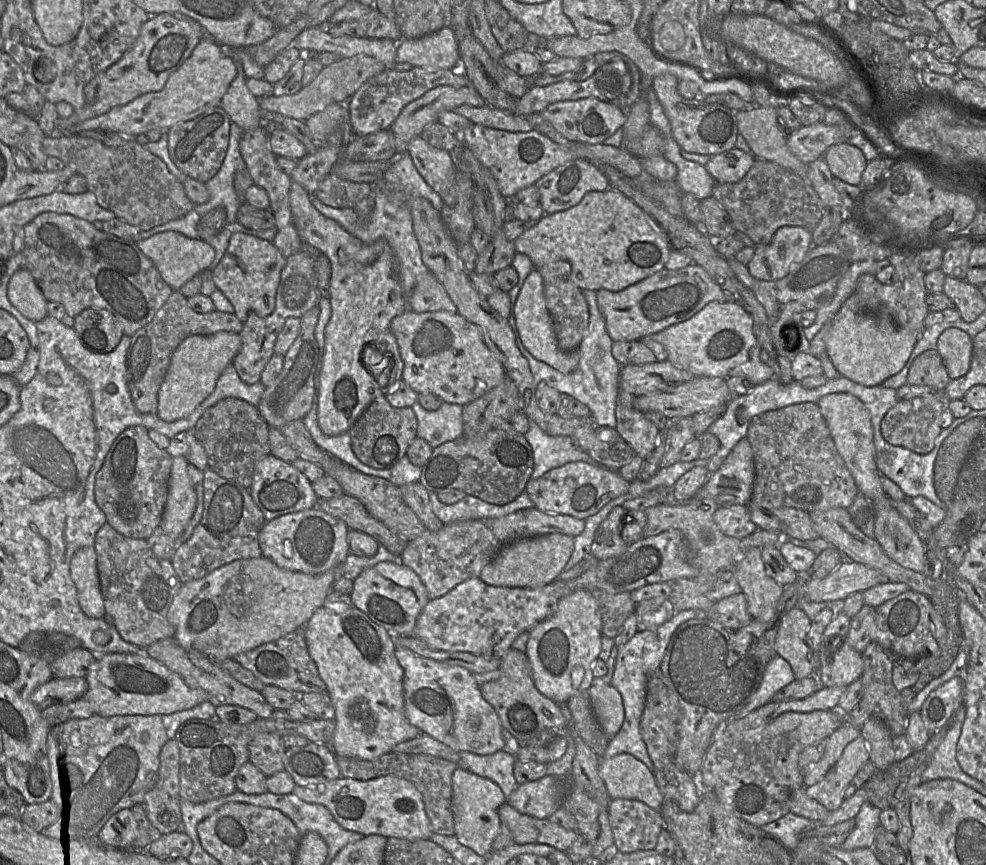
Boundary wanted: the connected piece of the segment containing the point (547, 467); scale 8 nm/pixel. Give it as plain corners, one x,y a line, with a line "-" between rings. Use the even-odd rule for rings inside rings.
529,421
530,427
524,434
533,452
533,471
531,479
537,479
546,472
570,462
583,461
600,465
588,452
578,450
570,436
550,436
535,422

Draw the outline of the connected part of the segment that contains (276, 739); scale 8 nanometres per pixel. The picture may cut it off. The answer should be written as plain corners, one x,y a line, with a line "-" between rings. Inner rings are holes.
260,733
249,744
249,761
268,777
284,770
285,751
279,735

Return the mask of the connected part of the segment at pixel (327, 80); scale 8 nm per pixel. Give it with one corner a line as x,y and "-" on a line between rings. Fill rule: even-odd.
357,55
343,58
328,67
324,67
320,74
300,92
288,96
267,96
259,99
262,111
278,113
282,116
306,121
314,114
321,112
333,103
346,103
359,88
370,78
386,70
387,67
377,59

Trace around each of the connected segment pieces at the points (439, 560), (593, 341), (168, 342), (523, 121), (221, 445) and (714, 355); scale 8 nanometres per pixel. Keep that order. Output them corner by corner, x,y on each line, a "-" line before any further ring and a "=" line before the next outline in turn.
535,507
523,508
498,518
455,521
444,524
437,531
426,529
420,536
407,542
406,549
400,555
400,563
410,567
419,576
431,600
445,595
467,579
480,577
483,567
493,560
502,547
511,542
550,533
561,533
575,537
584,528
585,520
583,519
565,514
546,513
=
584,289
582,292
589,308
589,324
578,348
580,355
578,366
569,374
562,374
548,364
534,358
523,346
514,318
508,318
508,321
514,332
517,347
529,362
535,388
538,383
544,381
560,393
568,394
585,404
590,409
590,416
593,418
596,427
608,426
615,428
617,423
615,408
619,392
619,373
622,366
612,355
611,349
614,341
610,338
606,330
605,319
599,311
596,291
=
179,290
173,291
152,321
131,337
127,350
126,383
137,410
141,413
158,413
159,389
174,351
186,338
193,335
212,335
220,331
239,334
243,326
244,323
234,313
218,310
197,313
189,306
188,298
=
461,105
455,108
454,112
464,116
474,124
493,129
510,132
528,132
535,129
525,117
511,112
504,112
488,105
484,107
=
224,398
203,413
193,434
204,447
211,470
250,490
257,462
270,454
269,425
257,407
238,398
=
711,301
686,321
652,334
667,352
667,360
695,377
739,376
759,385
774,377
774,370
760,360
760,346
753,333
753,318
732,301

